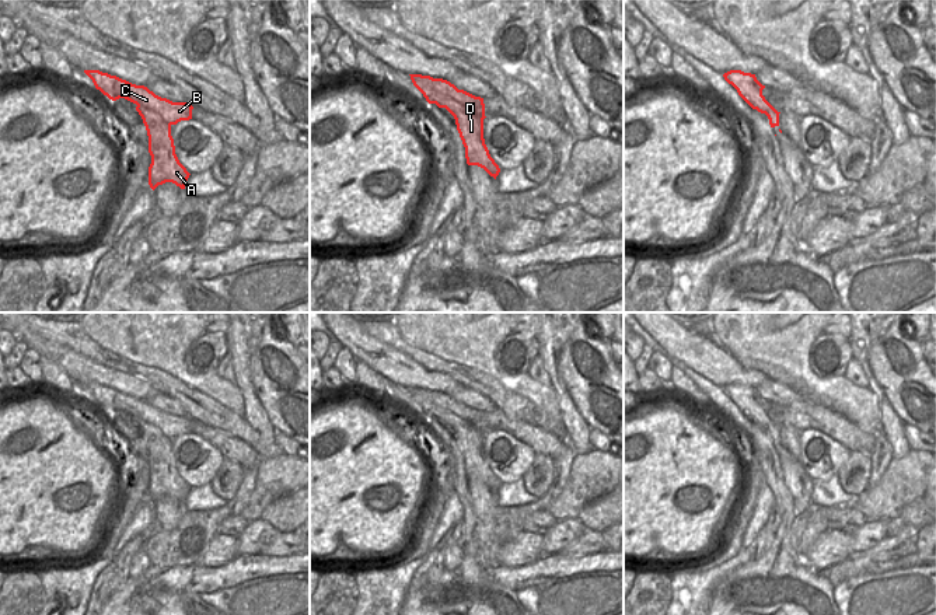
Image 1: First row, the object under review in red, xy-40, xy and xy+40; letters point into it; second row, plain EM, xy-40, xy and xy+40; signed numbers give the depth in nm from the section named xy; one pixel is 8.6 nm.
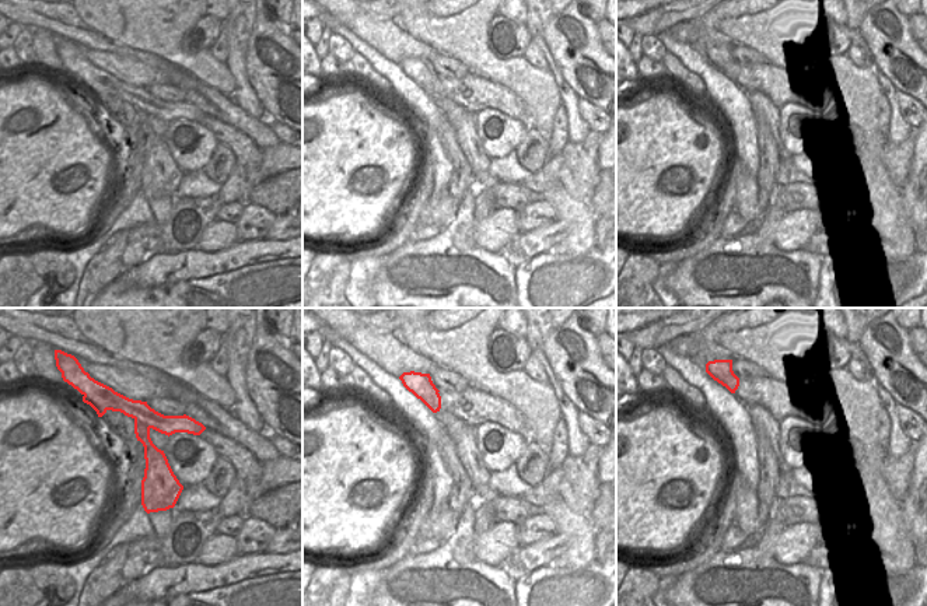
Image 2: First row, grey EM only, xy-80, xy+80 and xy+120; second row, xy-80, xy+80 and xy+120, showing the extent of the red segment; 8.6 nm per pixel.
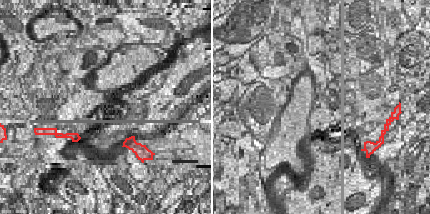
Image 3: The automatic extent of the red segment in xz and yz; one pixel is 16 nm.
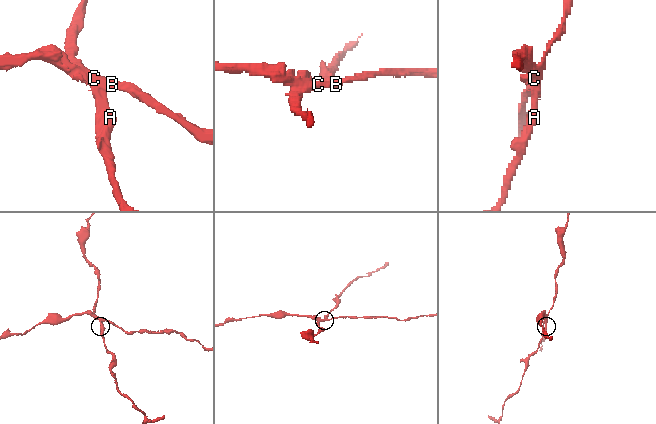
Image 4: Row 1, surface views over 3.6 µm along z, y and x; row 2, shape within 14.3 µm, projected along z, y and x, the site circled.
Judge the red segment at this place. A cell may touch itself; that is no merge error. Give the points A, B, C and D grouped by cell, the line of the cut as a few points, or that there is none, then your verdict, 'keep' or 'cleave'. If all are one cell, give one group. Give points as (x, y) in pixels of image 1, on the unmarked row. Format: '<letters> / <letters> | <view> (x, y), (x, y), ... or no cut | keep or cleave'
A D / B C | xy (426, 408), (442, 405), (471, 423), (482, 434) | cleave

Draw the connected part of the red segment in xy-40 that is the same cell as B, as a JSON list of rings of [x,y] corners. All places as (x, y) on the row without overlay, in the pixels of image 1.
[[[84,384],[84,387],[92,394],[95,402],[112,415],[125,412],[136,419],[142,419],[160,427],[168,438],[192,433],[193,420],[188,416],[172,416],[156,409],[144,399],[132,398],[99,384]]]

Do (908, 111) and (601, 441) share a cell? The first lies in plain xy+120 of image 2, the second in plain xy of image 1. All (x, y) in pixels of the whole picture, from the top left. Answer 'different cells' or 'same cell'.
same cell

